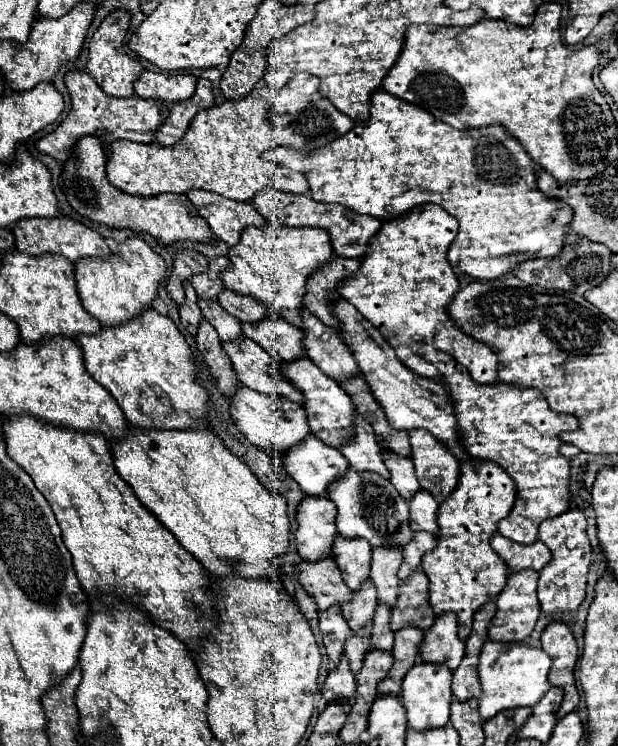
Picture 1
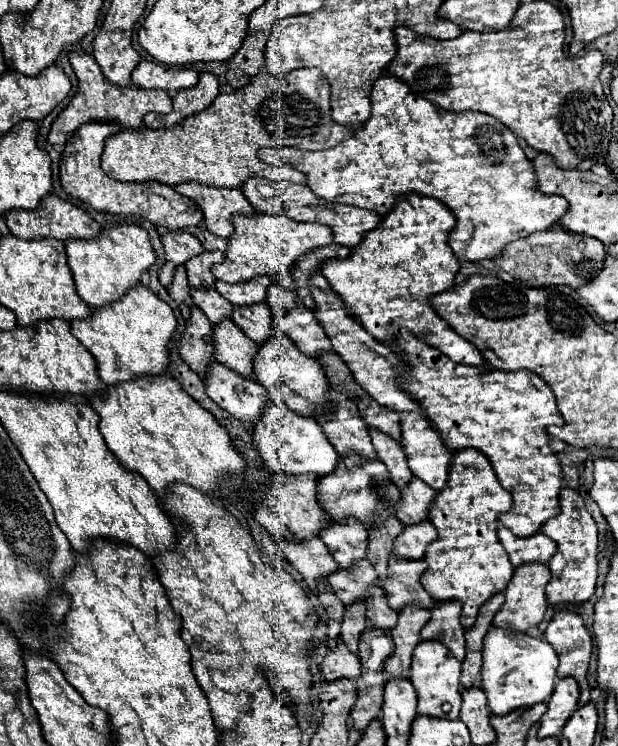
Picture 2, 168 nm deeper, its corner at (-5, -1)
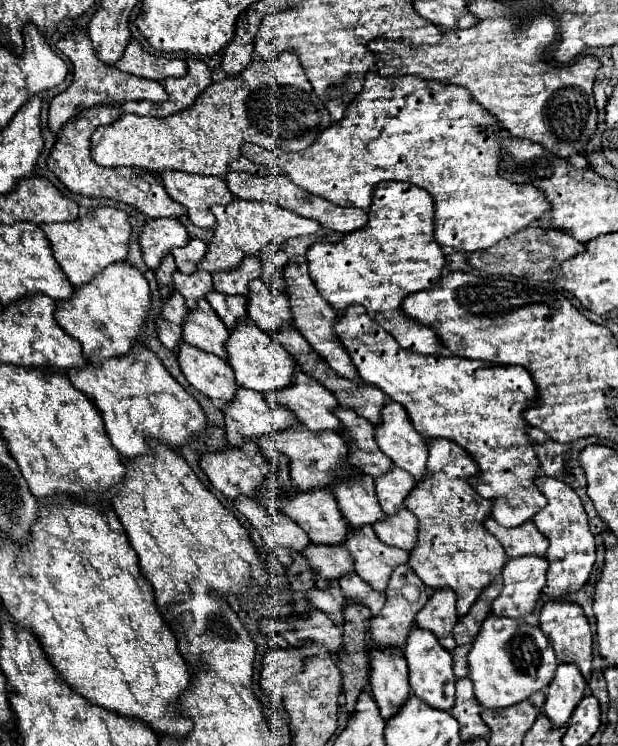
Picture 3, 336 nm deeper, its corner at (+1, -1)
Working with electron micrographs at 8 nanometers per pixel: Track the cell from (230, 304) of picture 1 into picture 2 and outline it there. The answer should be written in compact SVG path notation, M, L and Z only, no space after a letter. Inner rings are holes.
M257 276L255 280L247 280L247 282L239 282L239 284L227 284L227 282L219 282L219 280L215 282L215 290L221 296L225 296L233 306L263 302L269 286L271 286L269 276Z

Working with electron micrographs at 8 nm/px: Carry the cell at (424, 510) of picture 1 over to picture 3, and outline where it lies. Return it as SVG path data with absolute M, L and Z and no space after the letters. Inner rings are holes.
M393 468L389 474L375 480L375 492L379 498L379 504L385 514L393 516L397 510L405 508L405 500L411 494L411 490L417 486L413 476L409 476L401 468Z

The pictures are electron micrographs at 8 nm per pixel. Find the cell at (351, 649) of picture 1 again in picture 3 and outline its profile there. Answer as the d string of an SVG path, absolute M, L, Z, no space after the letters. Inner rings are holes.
M331 582L329 590L319 590L319 588L311 590L311 592L307 594L307 598L311 600L311 604L313 604L315 608L319 608L319 610L325 612L333 622L337 622L337 628L339 628L339 630L343 630L343 624L345 624L345 622L343 622L343 610L345 610L347 598L343 596L343 592L341 592L341 588L339 588L337 582Z

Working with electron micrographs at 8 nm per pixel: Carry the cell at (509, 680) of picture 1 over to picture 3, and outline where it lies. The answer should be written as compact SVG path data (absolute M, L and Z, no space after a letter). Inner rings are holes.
M491 614L491 616L487 616L479 634L475 636L473 648L469 652L469 678L475 686L475 698L479 700L481 706L507 708L507 706L527 700L535 692L543 692L549 686L549 682L553 680L557 664L559 662L555 658L555 652L539 626L531 626L529 622L517 622L517 620L509 620L509 618Z

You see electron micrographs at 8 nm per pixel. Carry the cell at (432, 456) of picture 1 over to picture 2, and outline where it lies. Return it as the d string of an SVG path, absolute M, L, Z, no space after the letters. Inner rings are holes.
M403 412L399 424L401 424L401 442L399 444L401 444L401 448L403 448L405 456L407 456L409 470L413 472L413 476L421 478L435 492L443 490L447 486L451 452L447 450L447 446L443 444L443 440L439 440L439 432L435 432L431 428L429 420L421 412Z

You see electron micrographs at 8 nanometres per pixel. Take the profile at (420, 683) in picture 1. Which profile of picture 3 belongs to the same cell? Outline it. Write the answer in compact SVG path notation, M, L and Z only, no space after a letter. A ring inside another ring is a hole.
M413 628L409 632L409 640L405 644L405 658L409 666L409 684L411 692L429 704L435 710L449 712L455 704L455 674L453 674L453 660L451 654L437 642L437 638L429 630Z

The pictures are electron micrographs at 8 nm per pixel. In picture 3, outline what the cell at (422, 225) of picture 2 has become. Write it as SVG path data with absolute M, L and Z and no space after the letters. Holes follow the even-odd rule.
M379 182L369 208L369 224L343 236L341 242L317 242L307 252L309 274L321 296L337 310L361 304L367 314L381 324L401 348L419 354L439 356L443 344L431 326L409 318L401 302L409 292L425 290L441 280L445 256L433 238L435 202L427 190L405 182Z

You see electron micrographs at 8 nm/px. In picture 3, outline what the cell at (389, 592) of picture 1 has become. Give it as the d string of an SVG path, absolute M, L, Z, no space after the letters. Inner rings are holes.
M363 474L359 480L345 480L333 488L333 494L337 498L339 510L347 518L353 530L359 530L367 524L375 524L377 520L385 518L385 512L381 510L375 494L375 482L371 476Z

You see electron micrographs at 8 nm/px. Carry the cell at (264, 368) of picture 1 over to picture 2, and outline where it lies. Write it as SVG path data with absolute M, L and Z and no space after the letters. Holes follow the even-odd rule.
M223 318L219 326L213 326L213 356L227 368L255 380L253 376L253 356L257 354L257 344L249 340L229 318Z

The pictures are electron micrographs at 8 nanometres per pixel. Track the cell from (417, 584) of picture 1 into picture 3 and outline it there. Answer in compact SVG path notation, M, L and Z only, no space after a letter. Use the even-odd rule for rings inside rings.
M371 526L349 532L345 546L355 560L355 572L379 592L387 590L393 568L409 562L409 552L383 544Z

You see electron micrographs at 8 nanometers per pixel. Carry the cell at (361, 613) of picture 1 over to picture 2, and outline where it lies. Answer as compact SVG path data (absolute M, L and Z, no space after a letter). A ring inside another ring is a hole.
M357 560L353 562L349 568L337 568L335 572L331 572L331 576L327 578L335 596L349 606L355 598L365 596L367 588L373 586L377 578L375 568L371 566L369 560Z

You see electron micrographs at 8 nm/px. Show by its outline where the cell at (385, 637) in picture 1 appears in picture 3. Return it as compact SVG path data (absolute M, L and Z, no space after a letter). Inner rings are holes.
M349 572L347 576L343 576L339 580L341 584L341 590L345 592L345 596L353 602L359 602L363 606L367 606L373 616L381 612L381 608L385 606L385 594L379 594L375 592L369 584L365 584L365 580L361 580L355 572Z

